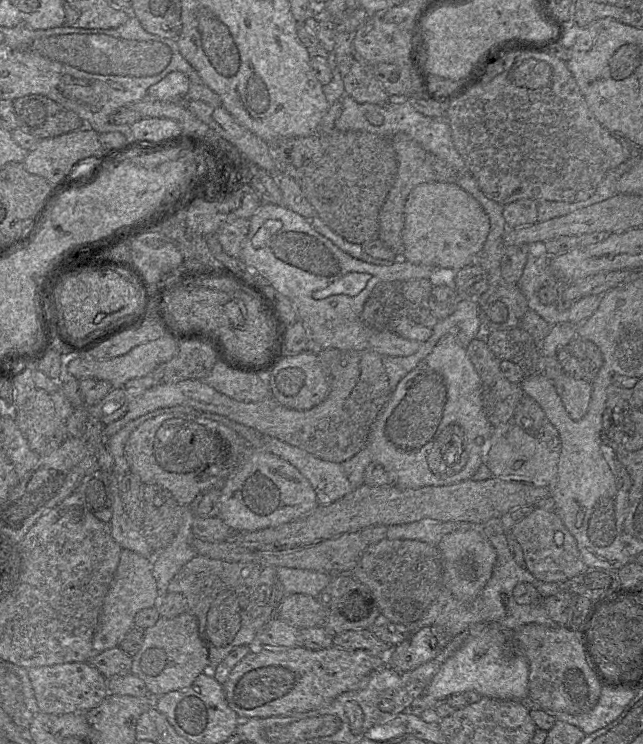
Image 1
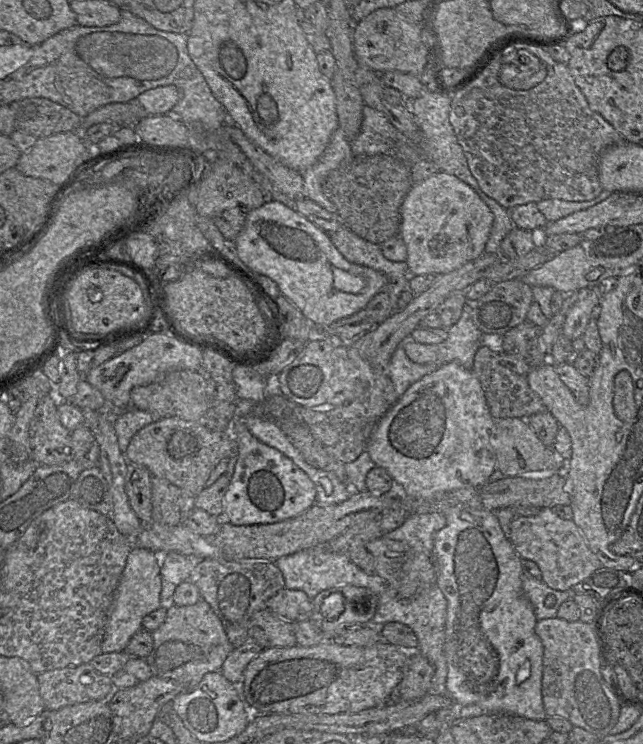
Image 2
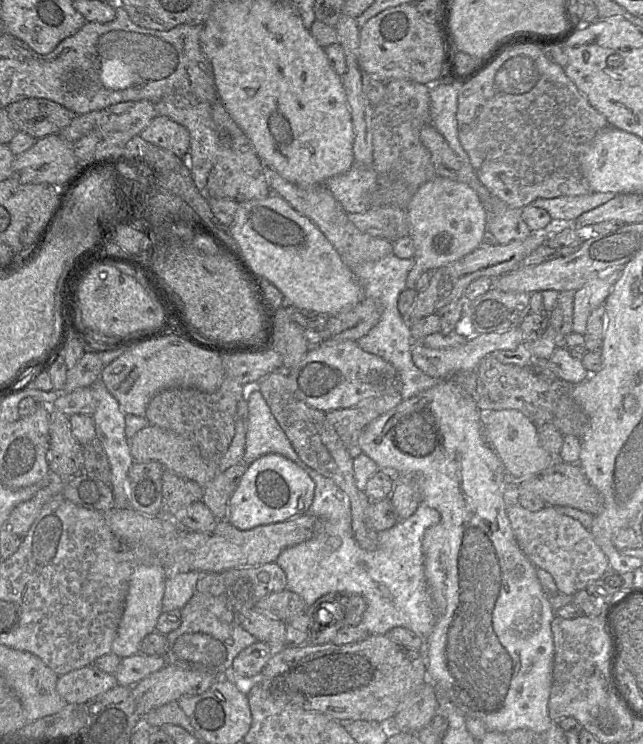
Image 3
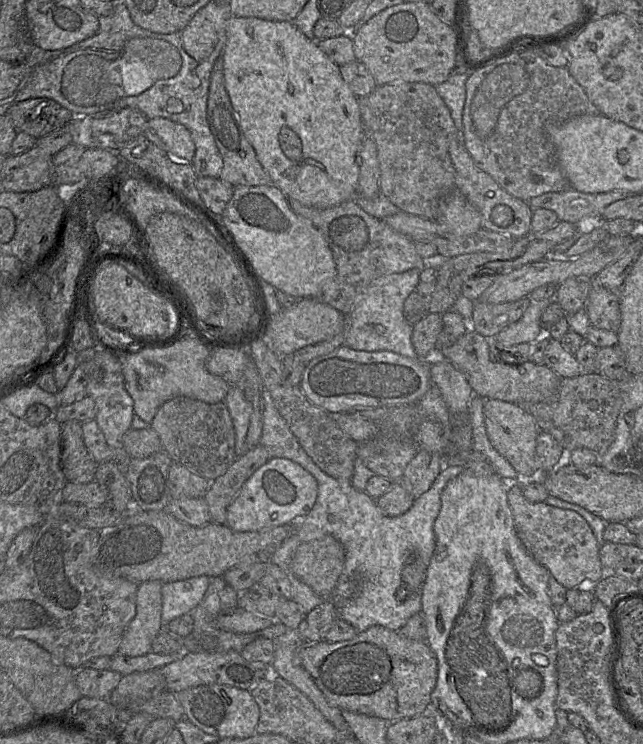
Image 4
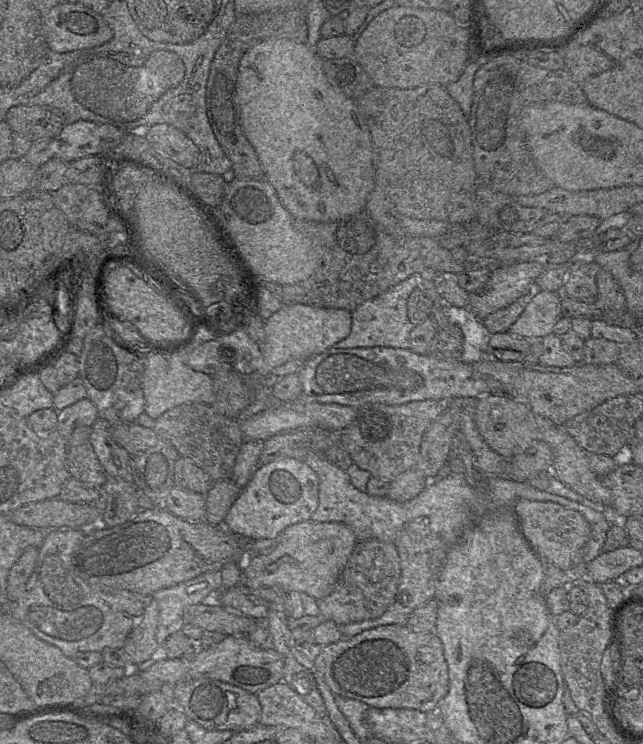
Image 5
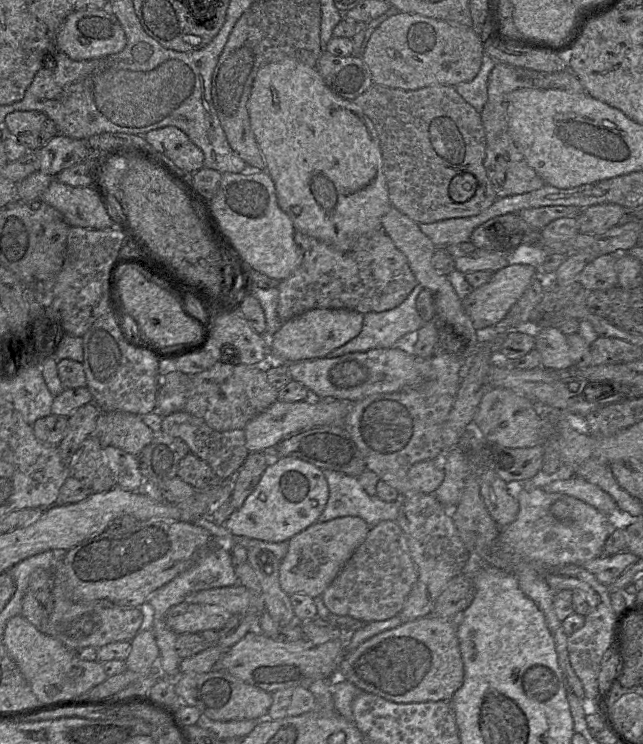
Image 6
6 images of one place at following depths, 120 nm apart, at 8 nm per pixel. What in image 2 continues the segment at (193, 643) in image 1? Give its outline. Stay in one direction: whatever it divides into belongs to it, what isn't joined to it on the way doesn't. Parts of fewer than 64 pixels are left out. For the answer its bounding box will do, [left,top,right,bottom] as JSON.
[145,600,234,690]

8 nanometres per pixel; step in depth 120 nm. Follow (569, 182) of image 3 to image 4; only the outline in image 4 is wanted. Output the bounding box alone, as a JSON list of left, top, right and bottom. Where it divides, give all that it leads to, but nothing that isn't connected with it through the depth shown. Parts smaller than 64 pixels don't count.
[462,50,599,202]

